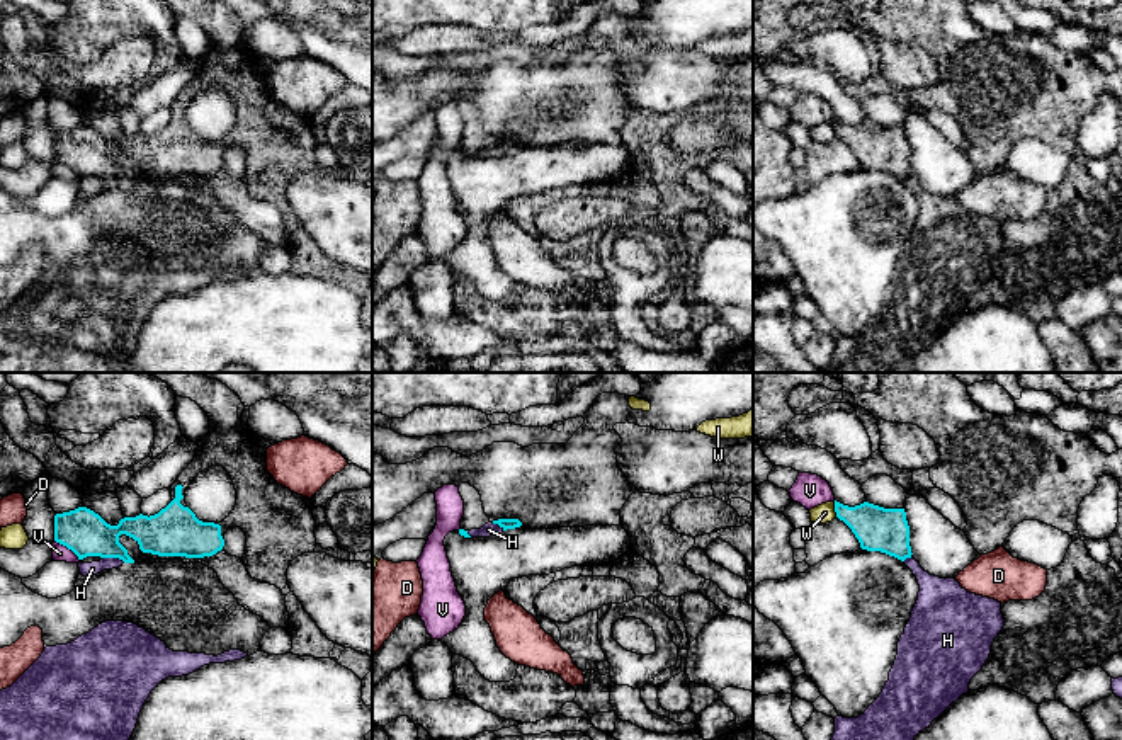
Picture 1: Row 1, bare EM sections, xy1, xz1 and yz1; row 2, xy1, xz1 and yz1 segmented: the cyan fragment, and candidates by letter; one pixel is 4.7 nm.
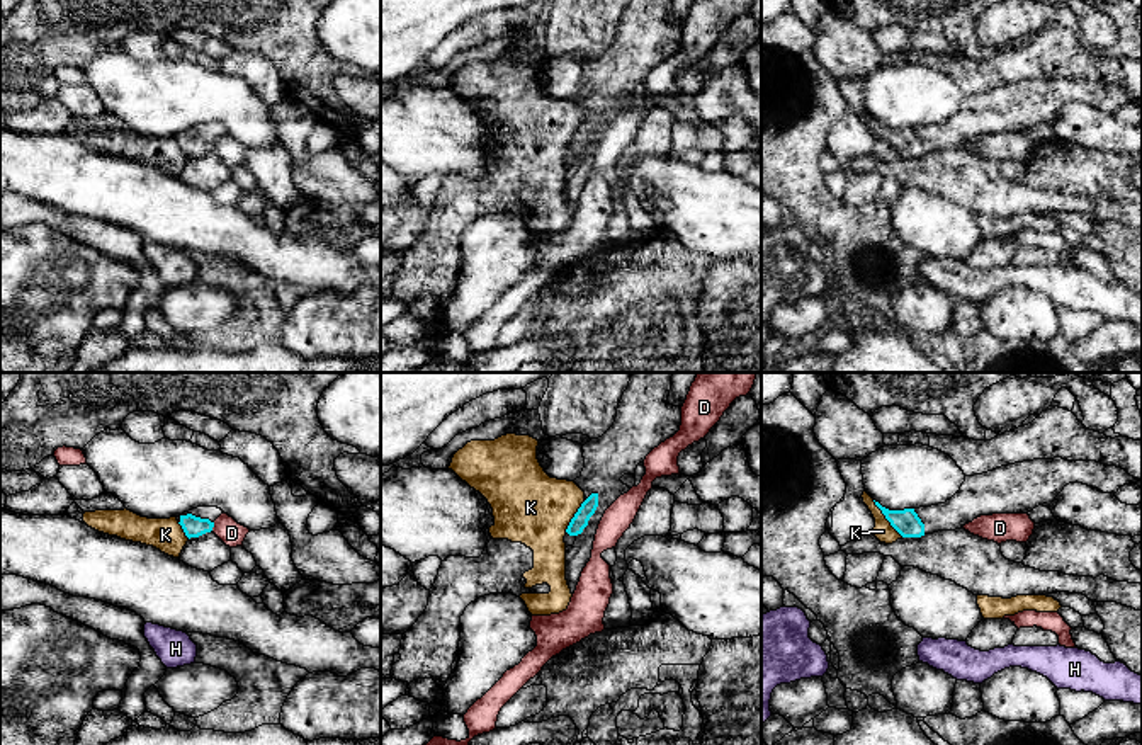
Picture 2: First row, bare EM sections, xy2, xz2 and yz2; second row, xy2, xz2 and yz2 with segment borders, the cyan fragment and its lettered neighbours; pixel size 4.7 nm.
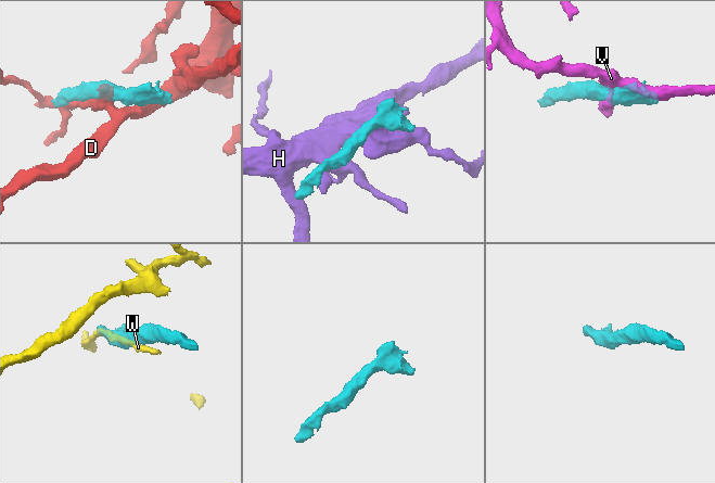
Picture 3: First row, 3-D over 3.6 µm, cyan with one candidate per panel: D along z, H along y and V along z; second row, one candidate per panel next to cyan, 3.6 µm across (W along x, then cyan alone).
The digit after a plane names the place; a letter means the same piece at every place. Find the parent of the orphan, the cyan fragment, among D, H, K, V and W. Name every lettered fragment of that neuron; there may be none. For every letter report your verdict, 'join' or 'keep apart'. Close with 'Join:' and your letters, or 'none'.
D: keep apart
H: keep apart
K: keep apart
V: keep apart
W: keep apart
Join: none

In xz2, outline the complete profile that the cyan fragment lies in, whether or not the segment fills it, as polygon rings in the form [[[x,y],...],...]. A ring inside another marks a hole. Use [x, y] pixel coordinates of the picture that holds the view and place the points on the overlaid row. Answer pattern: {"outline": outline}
{"outline": [[[591,493],[578,509],[578,512],[574,514],[574,517],[571,519],[568,529],[566,529],[566,536],[564,536],[564,543],[566,548],[573,546],[576,541],[576,536],[583,532],[583,529],[588,526],[590,517],[595,514],[598,507],[598,493]]]}

